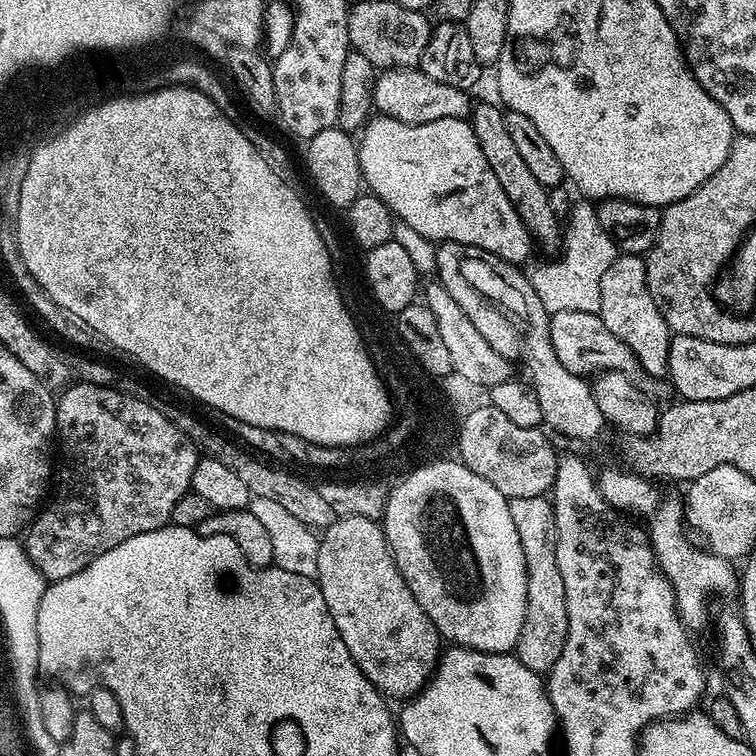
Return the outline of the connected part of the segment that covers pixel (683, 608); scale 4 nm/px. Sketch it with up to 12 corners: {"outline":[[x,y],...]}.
{"outline":[[685,505],[651,513],[656,566],[689,629],[709,623],[712,592],[737,591],[733,561],[688,541]]}

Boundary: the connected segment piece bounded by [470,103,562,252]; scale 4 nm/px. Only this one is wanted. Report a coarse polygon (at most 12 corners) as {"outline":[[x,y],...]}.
{"outline":[[477,103],[470,123],[494,178],[533,241],[562,244],[549,189],[526,167],[505,113]]}

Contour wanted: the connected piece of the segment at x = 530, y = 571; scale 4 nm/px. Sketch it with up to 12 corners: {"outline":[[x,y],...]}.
{"outline":[[547,495],[508,505],[526,558],[514,655],[546,674],[568,633]]}

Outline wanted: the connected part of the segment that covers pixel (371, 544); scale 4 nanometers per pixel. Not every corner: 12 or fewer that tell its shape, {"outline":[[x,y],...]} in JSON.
{"outline":[[337,518],[314,579],[388,698],[423,692],[442,637],[383,527]]}

